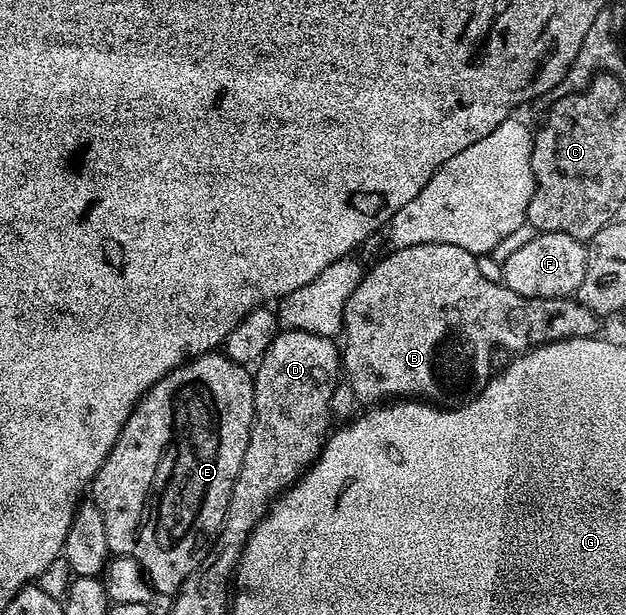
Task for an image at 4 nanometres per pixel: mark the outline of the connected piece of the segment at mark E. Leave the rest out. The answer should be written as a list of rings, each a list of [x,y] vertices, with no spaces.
[[[223,352],[200,354],[197,358],[192,358],[191,361],[175,368],[167,376],[163,376],[163,380],[159,380],[141,397],[141,401],[131,412],[127,424],[123,424],[107,460],[103,460],[99,472],[93,477],[91,500],[97,505],[99,512],[103,512],[103,525],[107,528],[107,544],[110,551],[114,555],[138,562],[154,591],[172,596],[176,595],[185,583],[186,578],[197,569],[197,564],[203,557],[203,551],[210,545],[211,539],[220,534],[221,525],[224,524],[229,511],[233,482],[239,476],[239,468],[243,468],[243,456],[247,456],[247,444],[252,427],[253,374],[244,365],[230,360]]]

